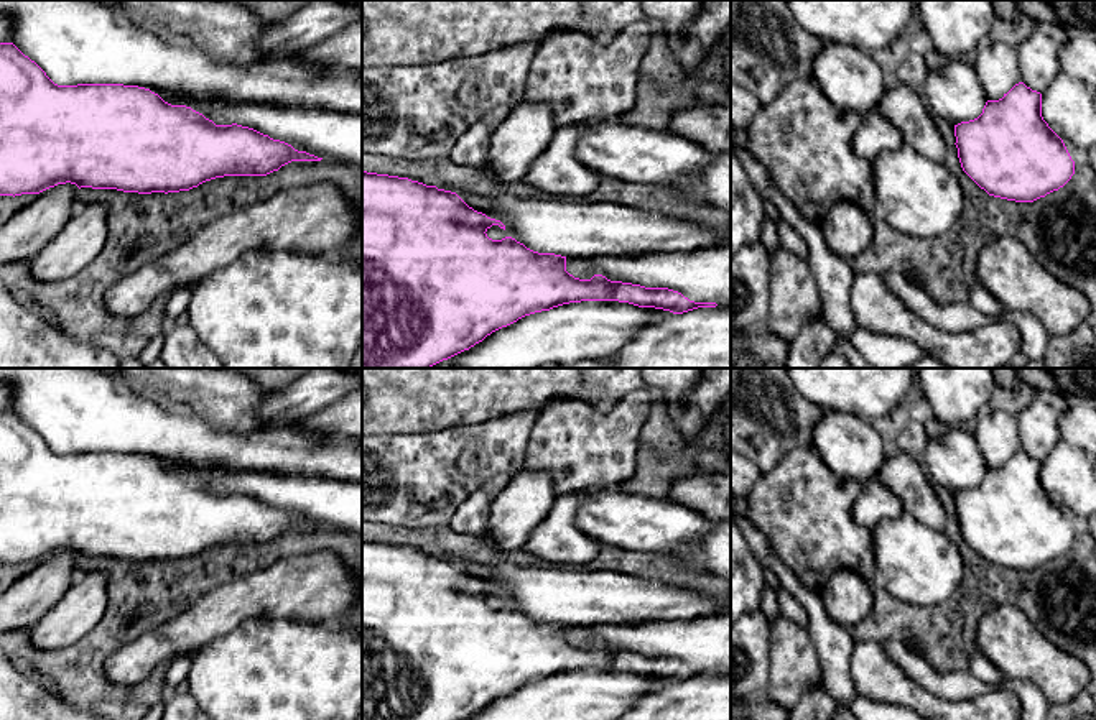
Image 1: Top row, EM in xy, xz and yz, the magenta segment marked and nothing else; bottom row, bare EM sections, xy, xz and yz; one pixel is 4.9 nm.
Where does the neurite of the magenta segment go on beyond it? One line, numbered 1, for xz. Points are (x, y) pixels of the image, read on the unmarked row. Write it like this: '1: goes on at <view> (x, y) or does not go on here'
1: does not go on here

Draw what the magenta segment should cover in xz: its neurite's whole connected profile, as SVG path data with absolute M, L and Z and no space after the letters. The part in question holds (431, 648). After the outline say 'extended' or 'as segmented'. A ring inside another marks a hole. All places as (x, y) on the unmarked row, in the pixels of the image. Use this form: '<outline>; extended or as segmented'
M362 539L362 720L464 720L482 710L492 700L507 695L525 684L581 669L619 669L639 676L663 677L673 682L718 674L716 671L690 669L681 661L668 656L645 656L632 651L611 649L602 643L594 643L591 648L574 646L566 639L566 625L533 620L512 605L492 608L485 602L492 593L499 593L505 598L505 593L500 588L474 579L456 561L426 554L408 546Z; as segmented

